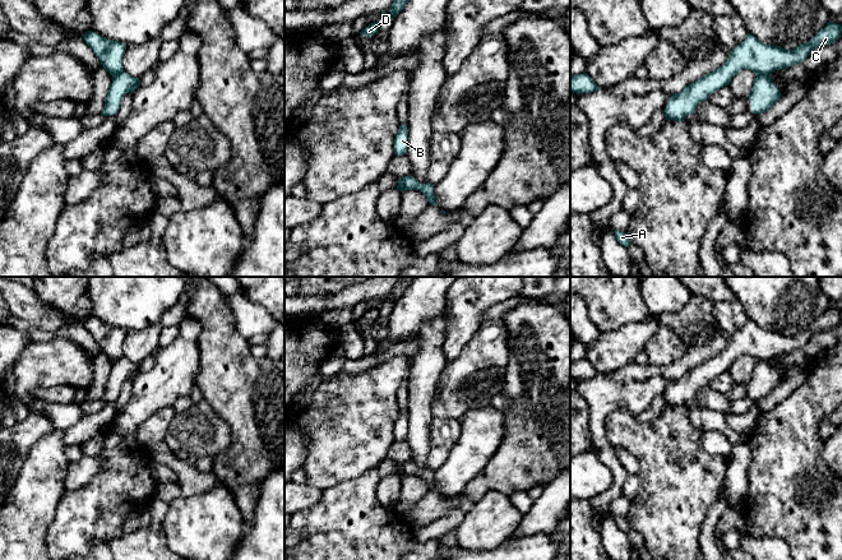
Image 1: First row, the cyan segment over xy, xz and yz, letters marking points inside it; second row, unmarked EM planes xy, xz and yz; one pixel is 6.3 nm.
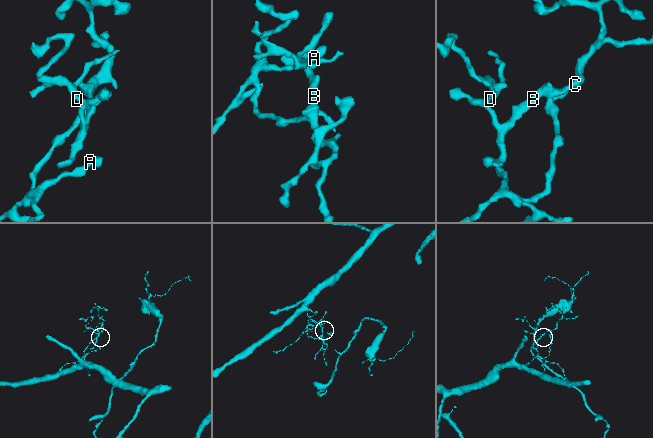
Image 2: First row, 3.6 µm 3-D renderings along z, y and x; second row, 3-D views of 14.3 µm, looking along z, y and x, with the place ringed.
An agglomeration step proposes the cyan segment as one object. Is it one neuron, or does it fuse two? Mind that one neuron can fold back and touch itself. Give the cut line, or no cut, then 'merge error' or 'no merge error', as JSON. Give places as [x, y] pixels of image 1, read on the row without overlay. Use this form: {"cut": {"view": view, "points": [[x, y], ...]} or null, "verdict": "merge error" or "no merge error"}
{"cut": {"view": "yz", "points": [[757, 360], [767, 360], [769, 362]]}, "verdict": "merge error"}

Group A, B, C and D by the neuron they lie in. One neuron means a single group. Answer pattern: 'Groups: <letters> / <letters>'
Groups: A / B C D

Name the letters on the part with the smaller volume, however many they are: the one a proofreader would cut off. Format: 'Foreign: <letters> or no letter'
Foreign: B, C, D

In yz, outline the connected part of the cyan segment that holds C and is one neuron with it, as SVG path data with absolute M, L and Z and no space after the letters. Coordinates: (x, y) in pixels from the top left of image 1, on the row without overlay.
M829 306L813 325L794 335L763 329L749 319L740 330L732 334L722 352L699 364L681 378L674 379L666 390L665 403L670 407L685 407L688 401L695 399L698 389L728 371L740 356L750 355L757 361L771 362L774 356L802 348L816 333L834 329L841 323L841 316L841 310Z

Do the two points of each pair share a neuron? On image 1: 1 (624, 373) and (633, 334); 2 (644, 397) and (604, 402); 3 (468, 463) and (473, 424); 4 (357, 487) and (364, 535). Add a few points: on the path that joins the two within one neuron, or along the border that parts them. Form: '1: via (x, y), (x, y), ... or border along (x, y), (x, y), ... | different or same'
1: border along (633, 361), (620, 366), (610, 375) | different
2: via (634, 397), (614, 397) | same
3: via (471, 453), (473, 449), (473, 434) | same
4: via (357, 499), (357, 523) | same

